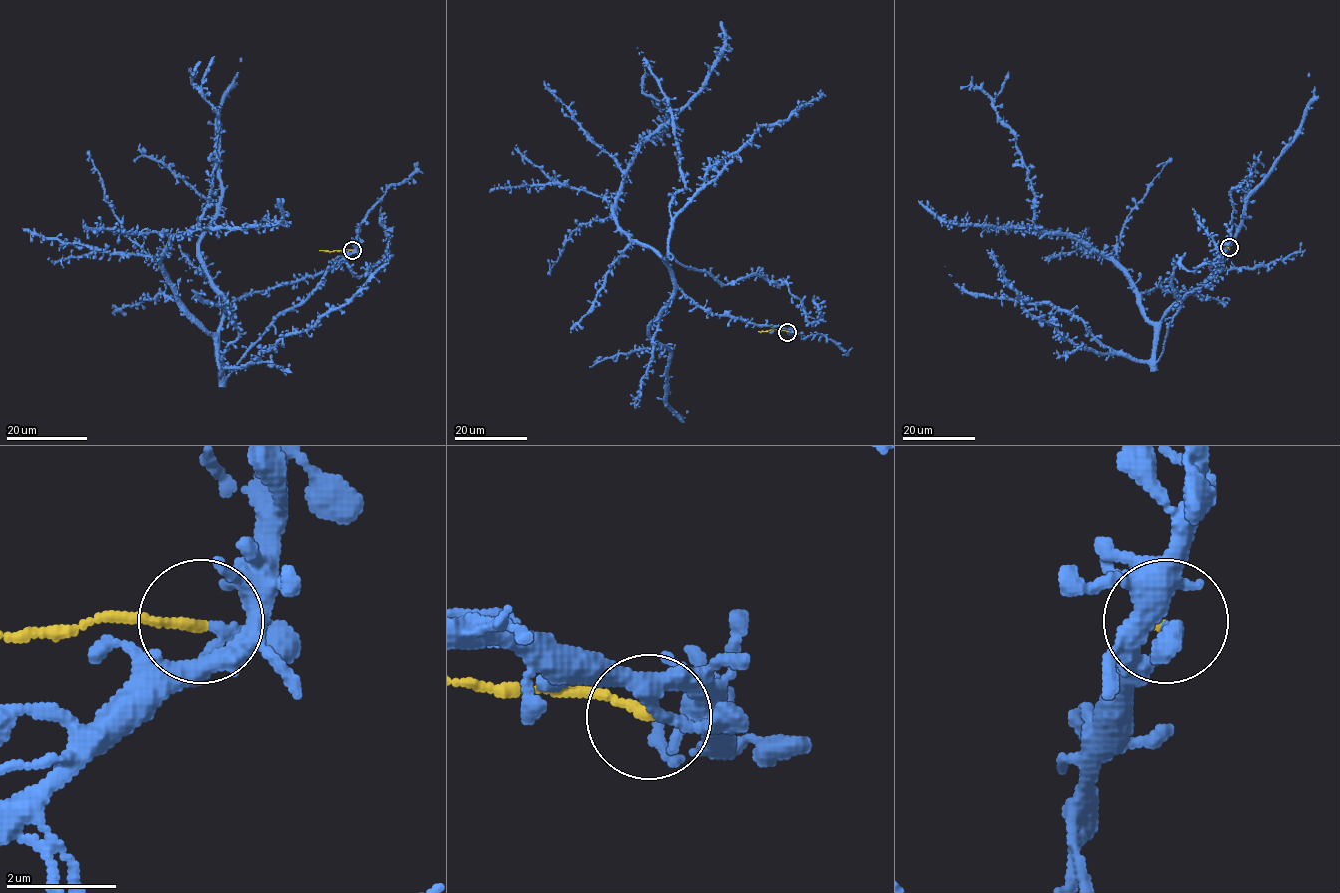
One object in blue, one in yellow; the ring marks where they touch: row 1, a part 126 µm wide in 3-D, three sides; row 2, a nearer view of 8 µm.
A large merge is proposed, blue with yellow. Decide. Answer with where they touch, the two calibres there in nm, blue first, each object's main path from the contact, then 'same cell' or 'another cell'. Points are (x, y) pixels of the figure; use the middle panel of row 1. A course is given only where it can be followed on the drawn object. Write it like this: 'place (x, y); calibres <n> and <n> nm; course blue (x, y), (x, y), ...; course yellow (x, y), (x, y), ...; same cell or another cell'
place (787, 332); calibres 130 and 170 nm; course blue (788, 331), (698, 307), (659, 254), (618, 225), (628, 164), (667, 118), (666, 106), (642, 92), (643, 63); course yellow (787, 331), (758, 331); another cell

